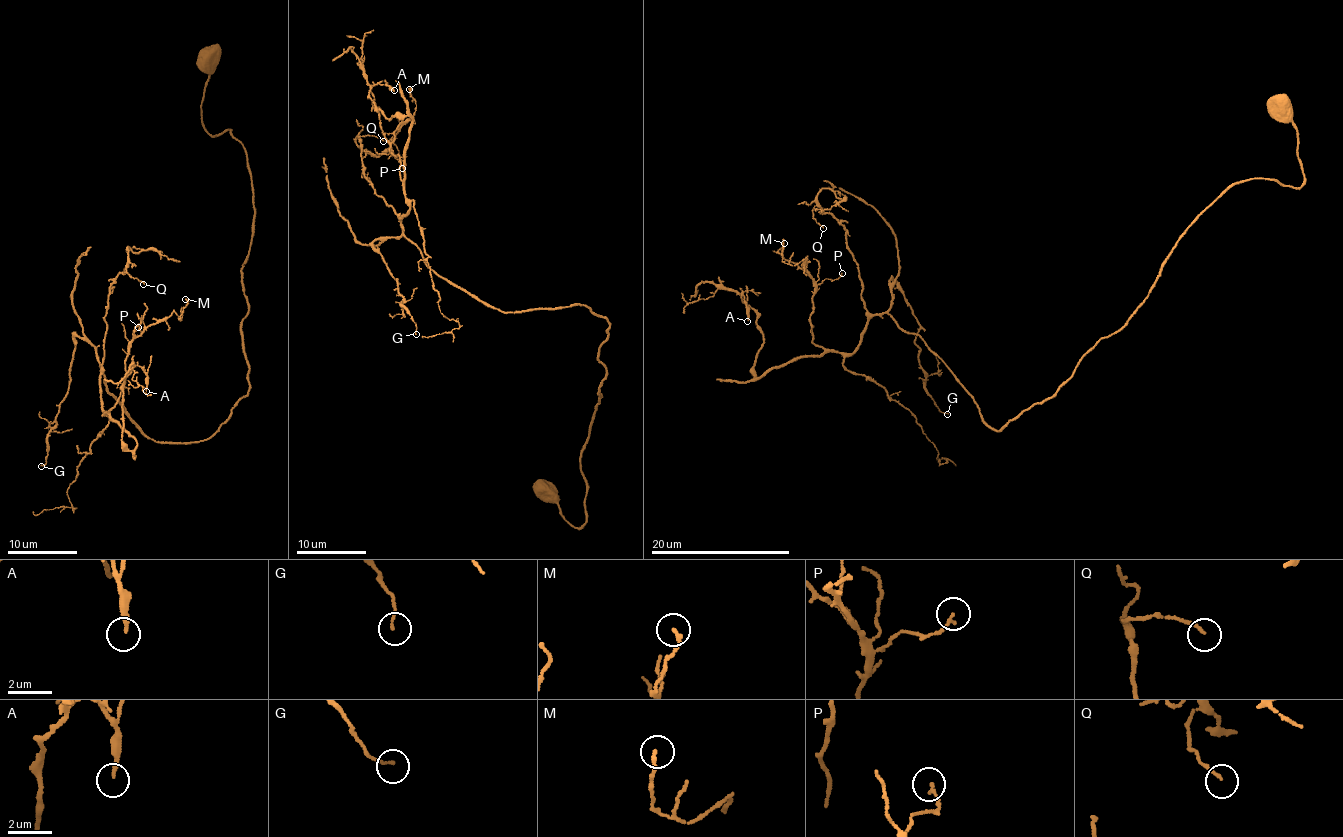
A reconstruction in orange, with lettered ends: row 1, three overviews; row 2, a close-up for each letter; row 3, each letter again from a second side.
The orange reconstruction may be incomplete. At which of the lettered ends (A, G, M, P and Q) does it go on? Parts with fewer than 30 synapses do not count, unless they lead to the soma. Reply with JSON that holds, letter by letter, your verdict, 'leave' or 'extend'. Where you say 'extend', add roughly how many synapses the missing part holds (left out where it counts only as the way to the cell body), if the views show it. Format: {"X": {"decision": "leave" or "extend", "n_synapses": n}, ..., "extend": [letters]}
{"A": {"decision": "leave"}, "G": {"decision": "leave"}, "M": {"decision": "leave"}, "P": {"decision": "leave"}, "Q": {"decision": "leave"}, "extend": []}

